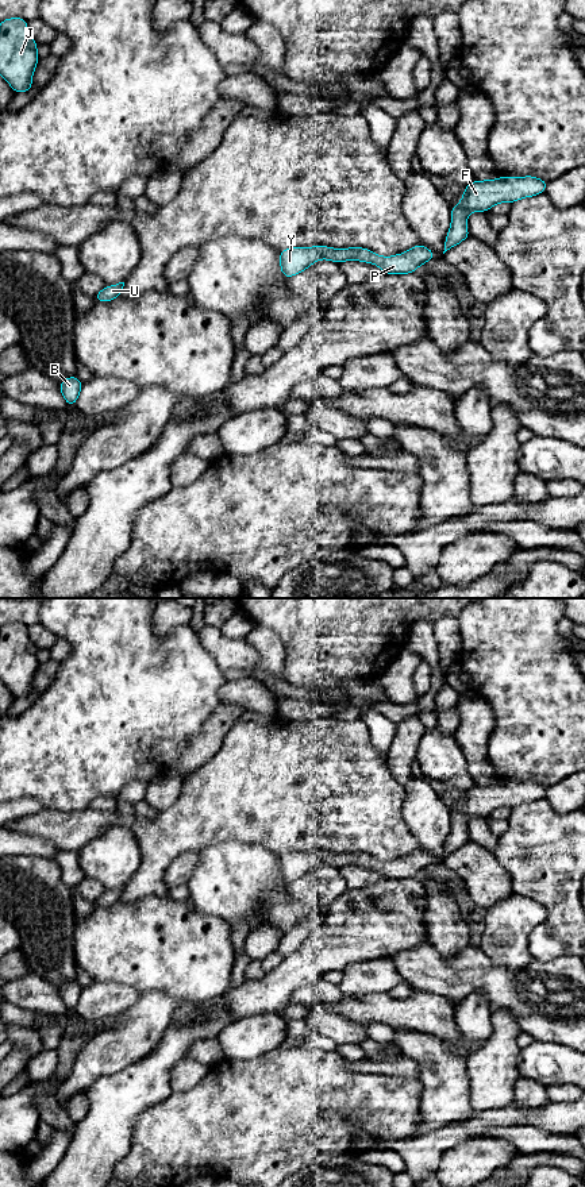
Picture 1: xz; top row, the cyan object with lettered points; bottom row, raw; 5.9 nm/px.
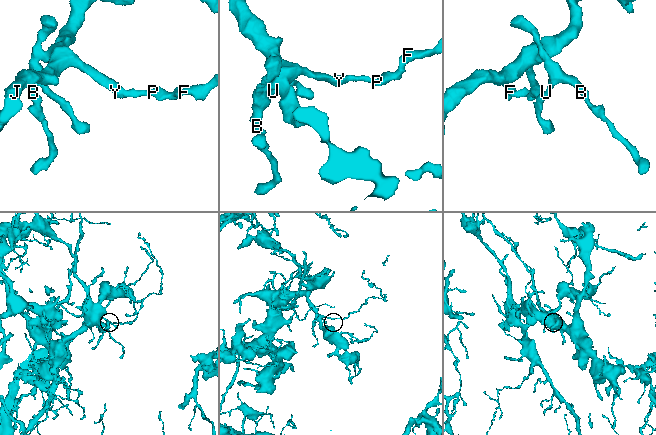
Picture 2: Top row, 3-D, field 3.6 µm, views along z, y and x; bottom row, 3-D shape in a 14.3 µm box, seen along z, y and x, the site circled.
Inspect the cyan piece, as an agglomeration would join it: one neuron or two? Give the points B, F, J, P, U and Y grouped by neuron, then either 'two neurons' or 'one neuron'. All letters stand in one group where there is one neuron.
groups B F J P U Y; one neuron

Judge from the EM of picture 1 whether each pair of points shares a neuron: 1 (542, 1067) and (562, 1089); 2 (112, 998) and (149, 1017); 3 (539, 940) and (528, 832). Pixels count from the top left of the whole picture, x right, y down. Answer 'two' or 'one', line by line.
1: two
2: two
3: one

